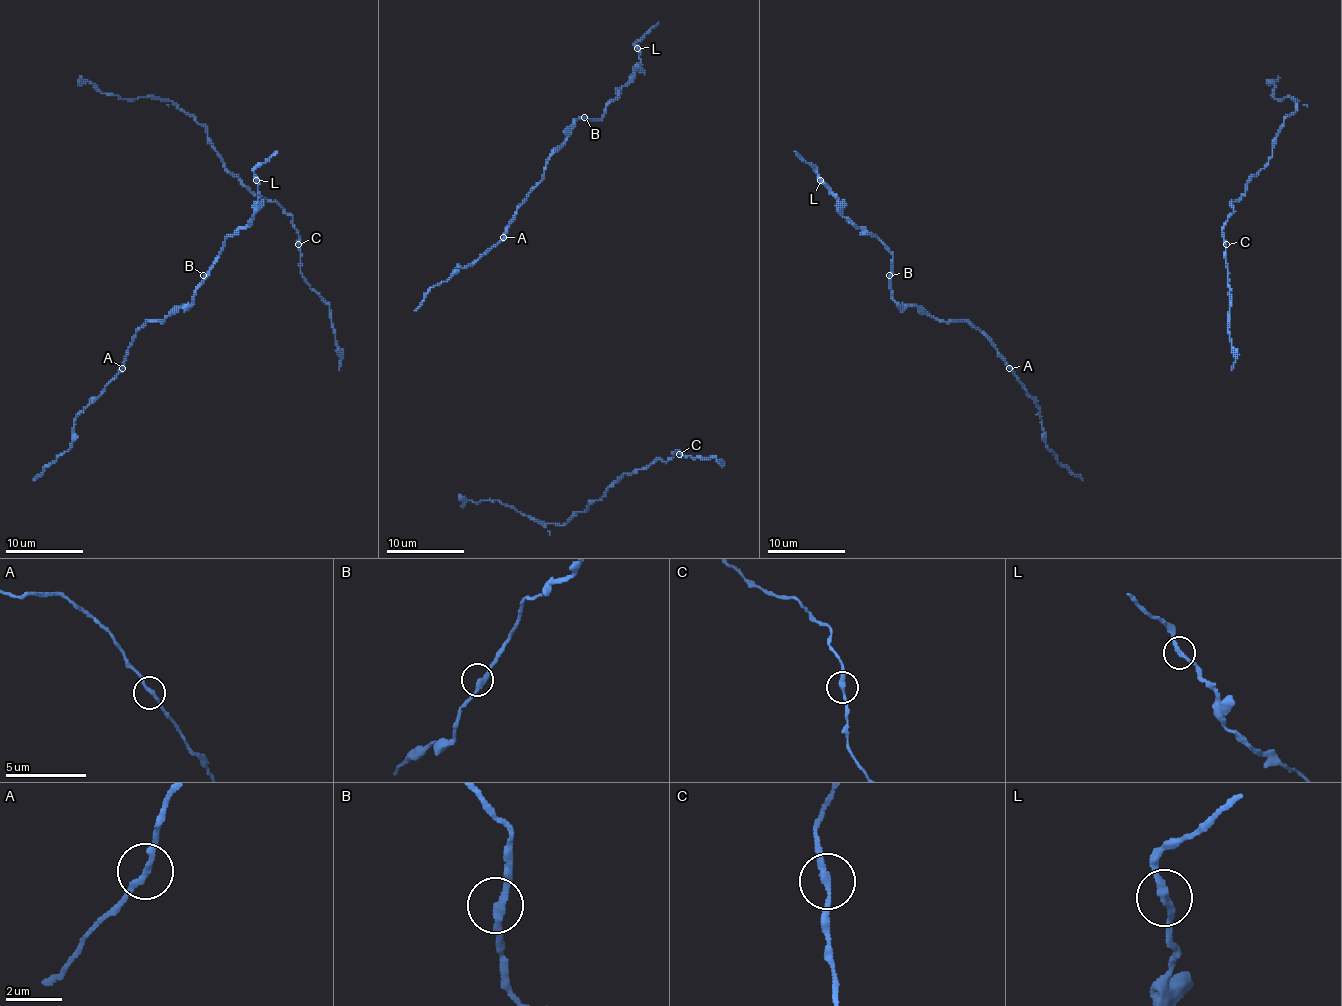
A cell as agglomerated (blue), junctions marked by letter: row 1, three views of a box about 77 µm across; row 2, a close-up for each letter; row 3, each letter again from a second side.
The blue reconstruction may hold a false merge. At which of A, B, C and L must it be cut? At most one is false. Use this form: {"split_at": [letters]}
{"split_at": []}

